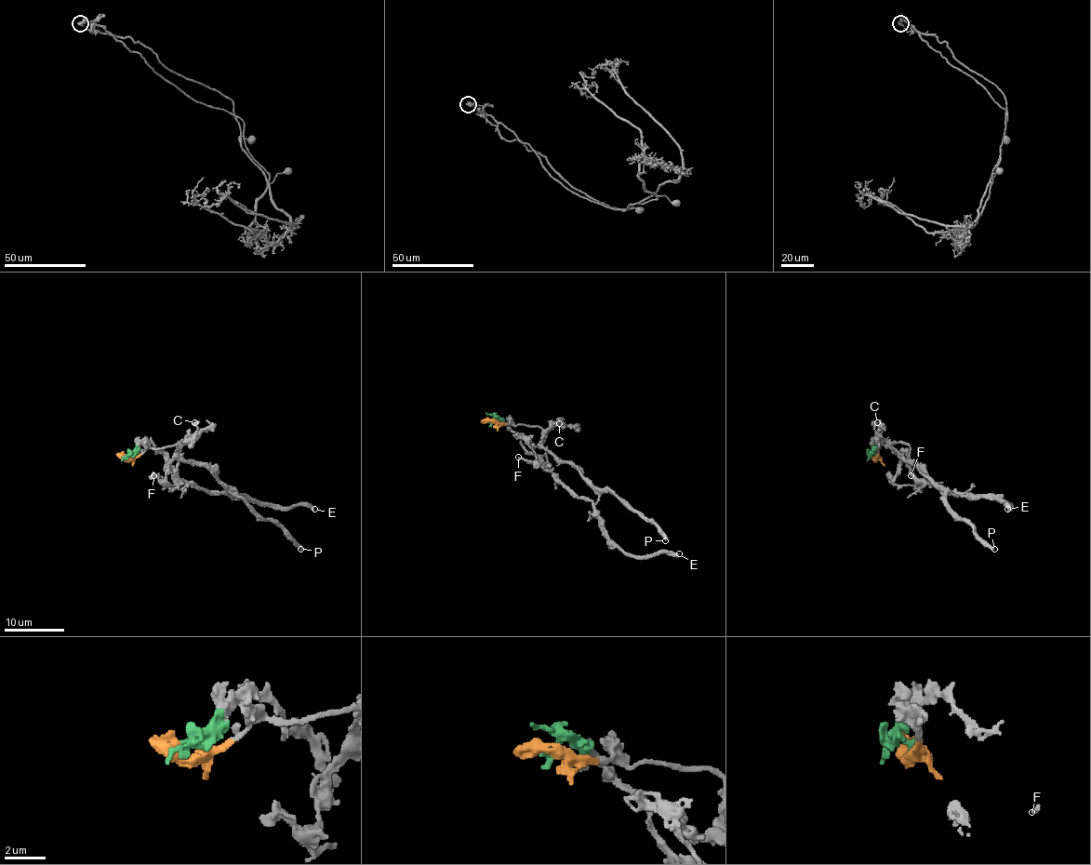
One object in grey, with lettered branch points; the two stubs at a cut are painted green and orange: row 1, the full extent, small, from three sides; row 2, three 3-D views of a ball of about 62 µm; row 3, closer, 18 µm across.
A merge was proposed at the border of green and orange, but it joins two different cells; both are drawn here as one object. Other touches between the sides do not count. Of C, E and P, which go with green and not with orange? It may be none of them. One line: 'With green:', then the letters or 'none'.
With green: E

